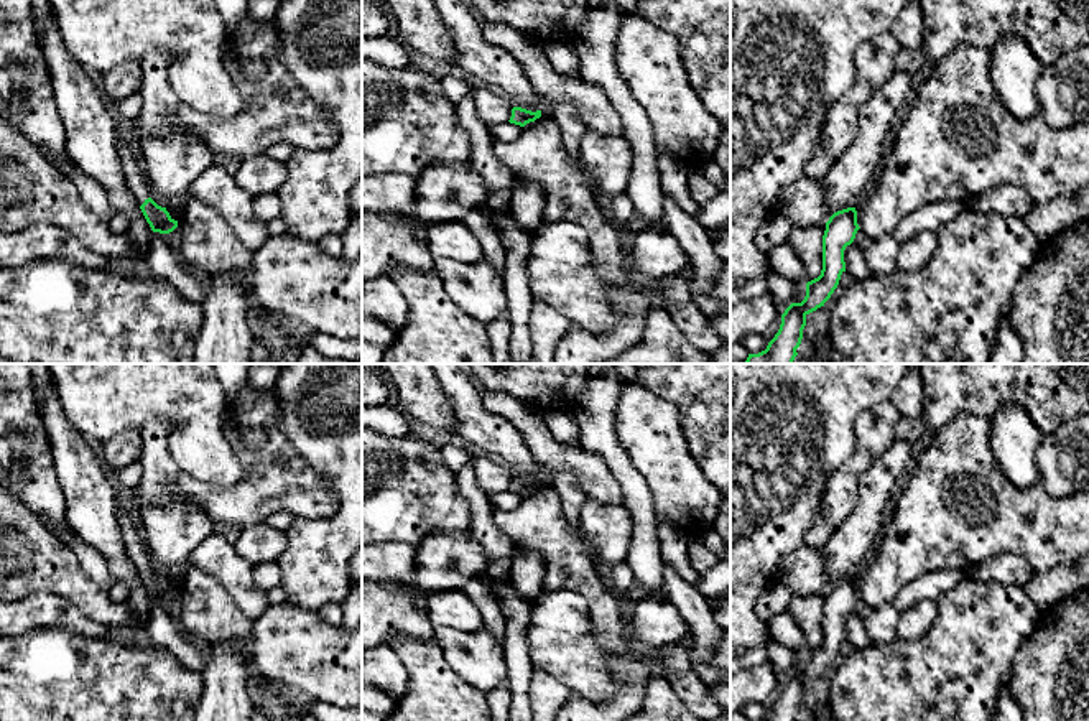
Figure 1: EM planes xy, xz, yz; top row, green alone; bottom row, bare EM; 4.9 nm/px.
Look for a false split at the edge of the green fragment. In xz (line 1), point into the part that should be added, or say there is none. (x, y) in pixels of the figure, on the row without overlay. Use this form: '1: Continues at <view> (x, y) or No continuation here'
1: No continuation here

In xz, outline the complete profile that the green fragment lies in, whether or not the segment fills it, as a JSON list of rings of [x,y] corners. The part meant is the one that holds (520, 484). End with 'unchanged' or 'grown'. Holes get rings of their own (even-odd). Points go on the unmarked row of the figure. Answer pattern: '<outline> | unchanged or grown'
[[[513,476],[512,486],[508,491],[525,495],[526,492],[535,491],[540,486],[541,486],[541,479],[531,481],[531,479],[521,477],[521,476]]] | unchanged

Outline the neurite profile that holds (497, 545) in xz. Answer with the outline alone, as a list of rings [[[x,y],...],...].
[[[474,458],[454,476],[457,491],[470,509],[472,522],[467,532],[479,542],[489,560],[489,566],[480,579],[484,584],[489,584],[494,579],[508,578],[515,545],[494,522],[495,507],[475,481]]]

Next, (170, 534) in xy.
[[[189,502],[148,504],[137,517],[150,566],[161,576],[186,568],[196,547],[215,528],[211,515]]]

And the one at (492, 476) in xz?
[[[474,458],[475,481],[487,494],[507,492],[512,486],[513,474],[508,467],[492,458]]]

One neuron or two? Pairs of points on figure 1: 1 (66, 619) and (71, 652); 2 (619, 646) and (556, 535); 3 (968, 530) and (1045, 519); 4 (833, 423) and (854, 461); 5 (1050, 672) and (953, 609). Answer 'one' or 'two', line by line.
1: two
2: one
3: one
4: two
5: two

